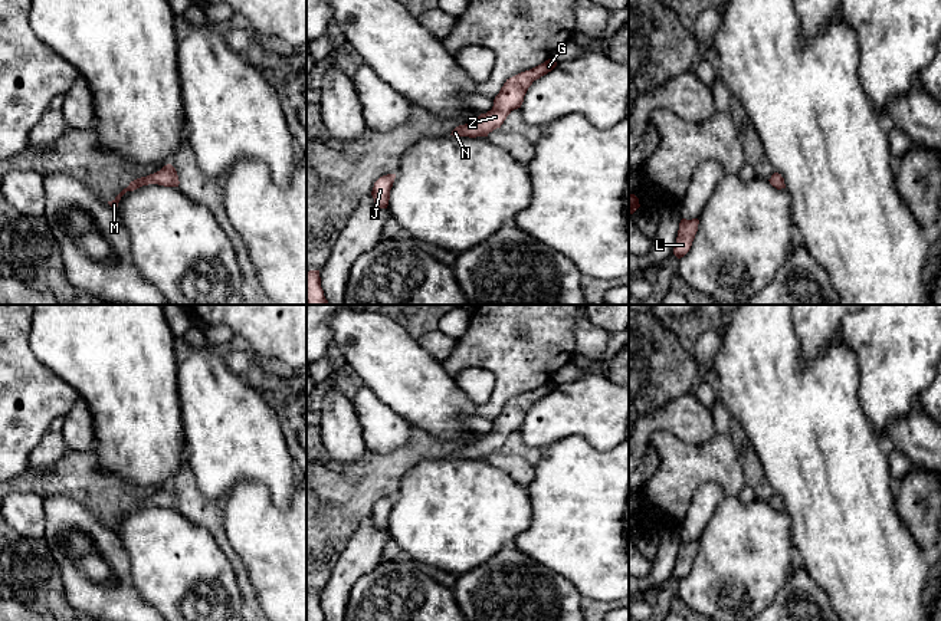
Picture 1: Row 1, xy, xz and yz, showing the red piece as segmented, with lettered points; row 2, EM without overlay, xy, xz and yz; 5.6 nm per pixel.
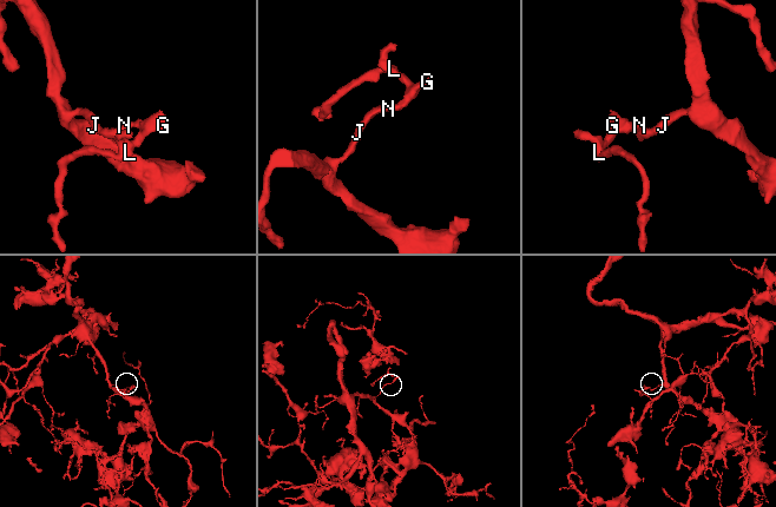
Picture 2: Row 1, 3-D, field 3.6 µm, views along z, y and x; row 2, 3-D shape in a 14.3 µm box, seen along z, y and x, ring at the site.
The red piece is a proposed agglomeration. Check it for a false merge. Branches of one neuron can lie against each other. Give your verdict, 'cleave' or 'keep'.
keep

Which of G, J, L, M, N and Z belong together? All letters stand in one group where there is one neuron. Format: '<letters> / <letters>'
G J L M N Z

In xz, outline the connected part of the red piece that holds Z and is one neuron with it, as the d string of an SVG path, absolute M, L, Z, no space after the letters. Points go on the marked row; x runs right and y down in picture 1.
M548 59L544 63L521 72L504 83L499 93L494 99L494 106L486 114L481 114L472 124L456 126L450 135L453 137L488 137L496 128L501 128L506 116L521 108L524 96L534 80L547 75L557 66L554 59Z

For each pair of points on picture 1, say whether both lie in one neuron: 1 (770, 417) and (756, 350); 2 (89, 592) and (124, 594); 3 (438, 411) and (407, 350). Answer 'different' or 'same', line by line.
1: same
2: same
3: same

